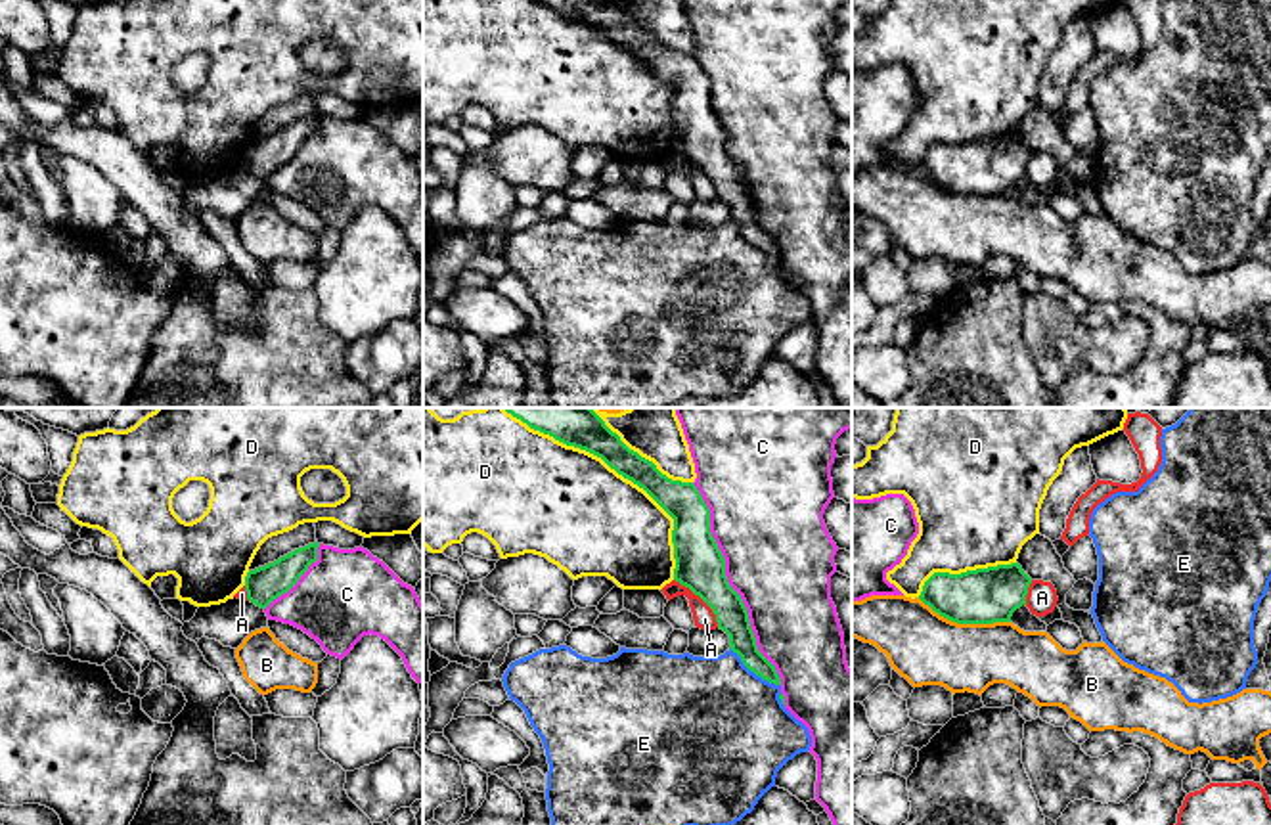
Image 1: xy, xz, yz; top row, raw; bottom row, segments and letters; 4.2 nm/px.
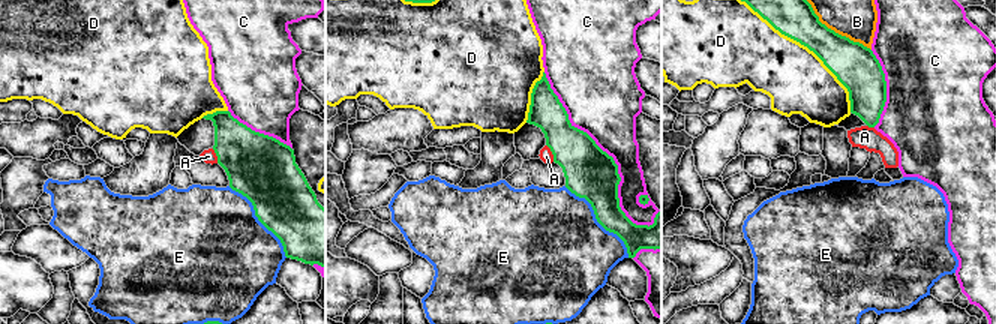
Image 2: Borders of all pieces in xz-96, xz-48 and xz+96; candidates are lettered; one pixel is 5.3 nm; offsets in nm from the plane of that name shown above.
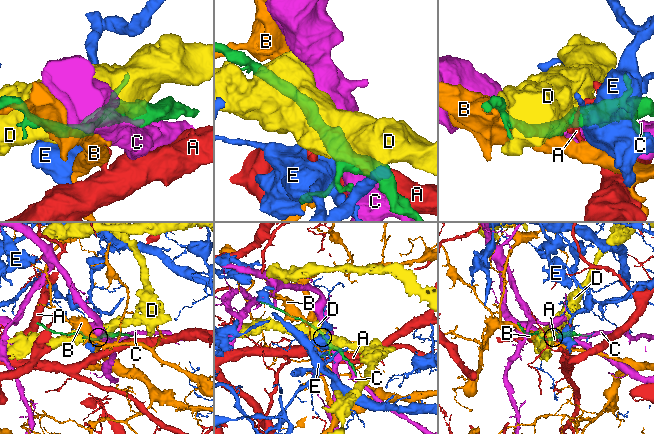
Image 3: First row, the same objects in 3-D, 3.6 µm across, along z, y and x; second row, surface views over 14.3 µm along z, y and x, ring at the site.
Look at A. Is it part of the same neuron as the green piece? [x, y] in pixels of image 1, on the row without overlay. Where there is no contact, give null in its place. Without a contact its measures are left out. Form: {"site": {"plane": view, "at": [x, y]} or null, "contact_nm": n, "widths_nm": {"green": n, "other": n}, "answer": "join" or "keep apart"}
{"site": {"plane": "xz", "at": [701, 169]}, "contact_nm": 280, "widths_nm": {"green": 200, "other": 90}, "answer": "keep apart"}

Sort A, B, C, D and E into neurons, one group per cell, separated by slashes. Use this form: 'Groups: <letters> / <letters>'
Groups: A / B / C / D / E

